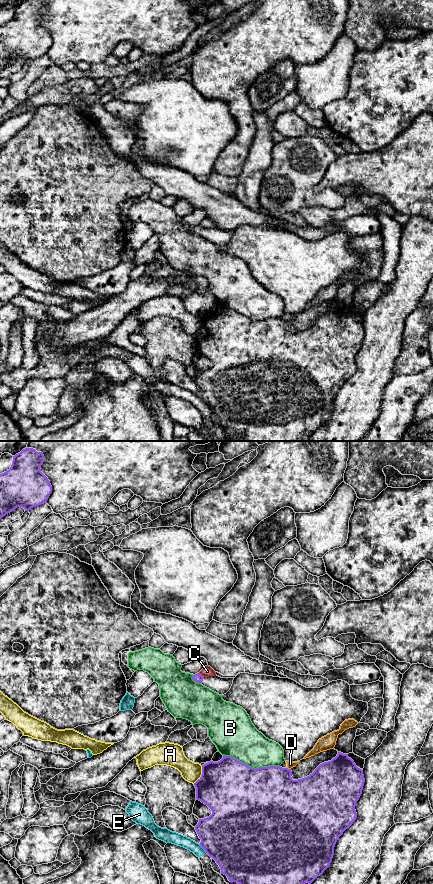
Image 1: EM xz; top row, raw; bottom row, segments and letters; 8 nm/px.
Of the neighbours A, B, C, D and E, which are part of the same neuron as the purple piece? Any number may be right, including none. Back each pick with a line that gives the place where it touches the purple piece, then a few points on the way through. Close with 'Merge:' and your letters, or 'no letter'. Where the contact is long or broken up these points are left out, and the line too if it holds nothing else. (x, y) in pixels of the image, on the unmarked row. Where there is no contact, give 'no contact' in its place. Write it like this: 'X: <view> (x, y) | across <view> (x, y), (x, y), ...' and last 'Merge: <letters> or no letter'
Merge: no letter

